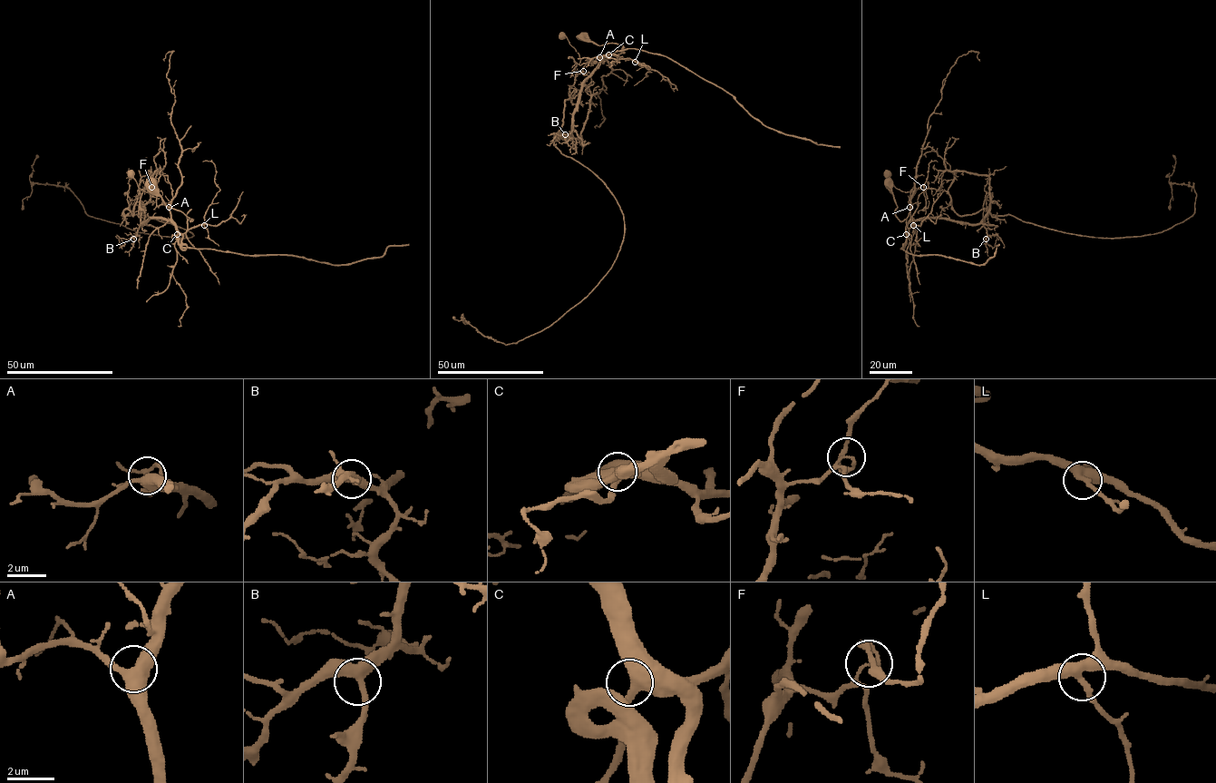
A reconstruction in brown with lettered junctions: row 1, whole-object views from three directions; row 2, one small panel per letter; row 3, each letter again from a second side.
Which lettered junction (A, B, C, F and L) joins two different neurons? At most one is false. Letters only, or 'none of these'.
F

